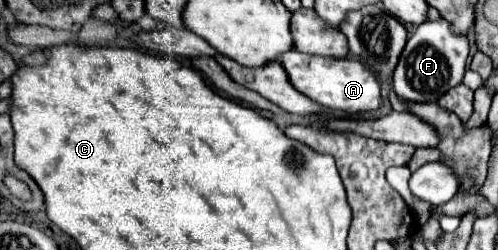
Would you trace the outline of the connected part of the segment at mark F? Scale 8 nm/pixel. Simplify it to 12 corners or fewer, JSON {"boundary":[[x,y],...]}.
{"boundary":[[420,23],[394,71],[396,95],[436,101],[462,83],[468,37]]}

